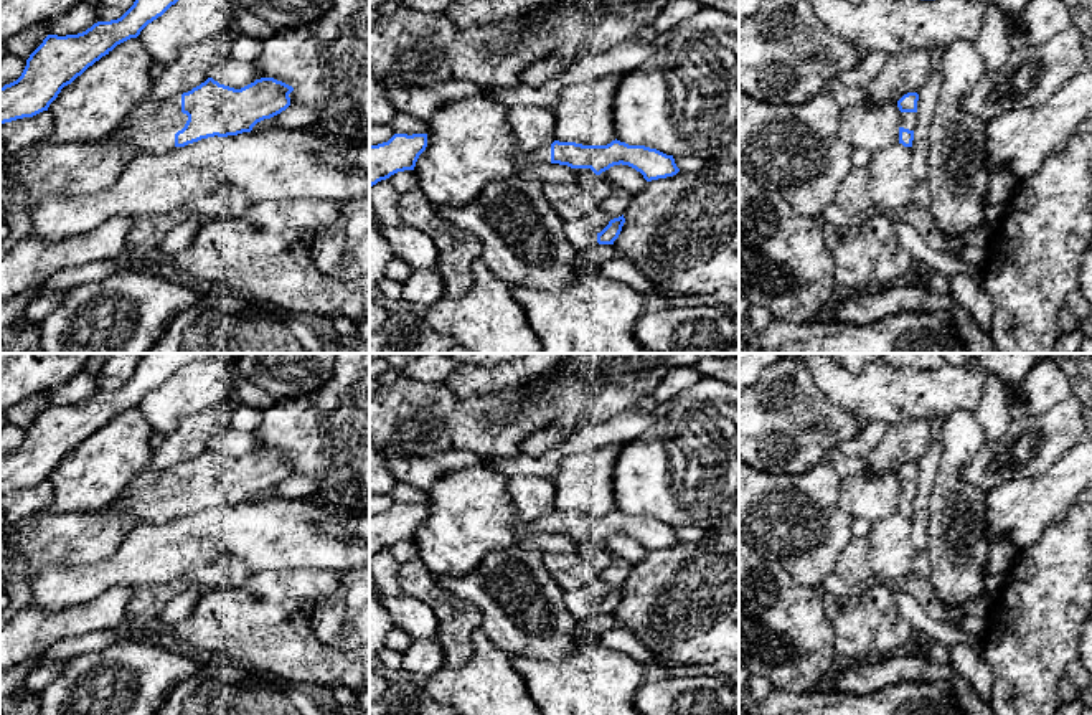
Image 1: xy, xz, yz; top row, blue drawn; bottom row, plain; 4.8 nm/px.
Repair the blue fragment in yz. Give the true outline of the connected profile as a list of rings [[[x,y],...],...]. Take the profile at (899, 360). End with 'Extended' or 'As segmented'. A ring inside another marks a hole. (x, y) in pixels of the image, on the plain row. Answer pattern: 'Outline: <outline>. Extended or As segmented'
Outline: [[[884,353],[884,360],[896,368],[935,370],[945,363],[940,353]]]. As segmented

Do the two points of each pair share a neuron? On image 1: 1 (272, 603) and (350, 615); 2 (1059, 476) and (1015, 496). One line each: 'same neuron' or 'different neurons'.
1: different neurons
2: same neuron

